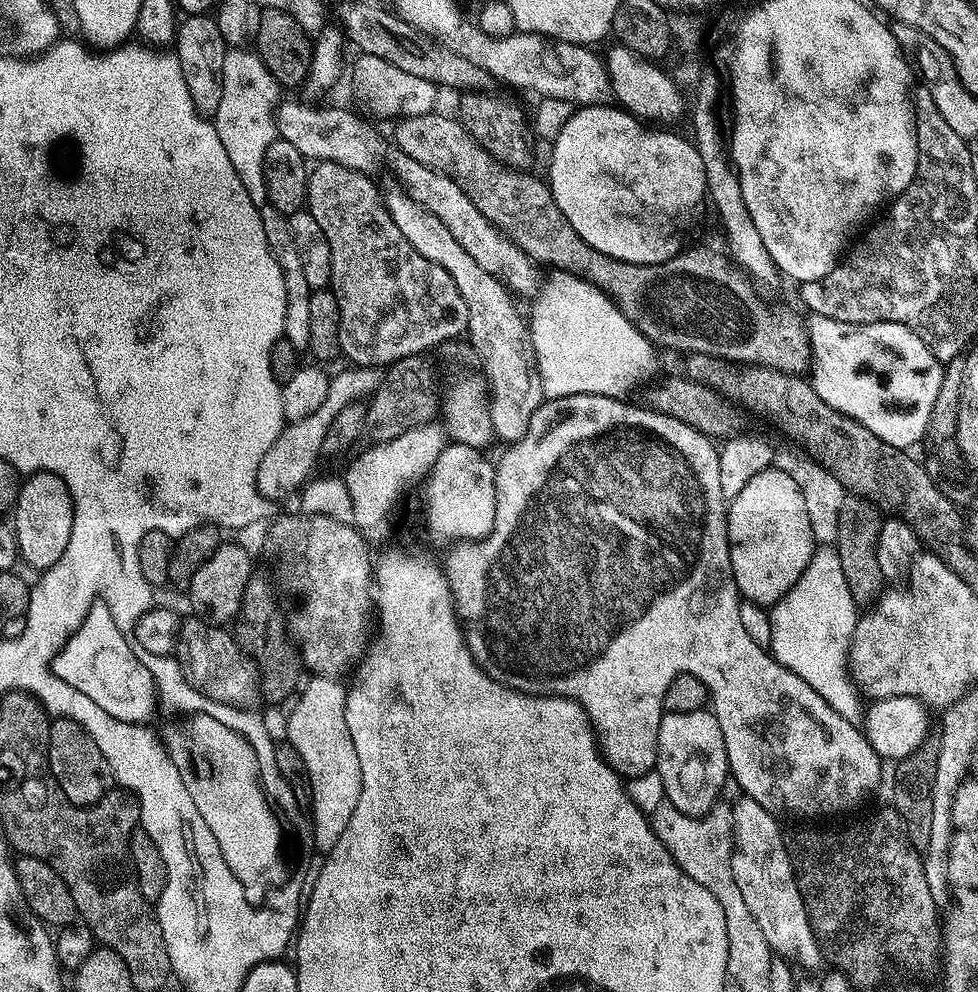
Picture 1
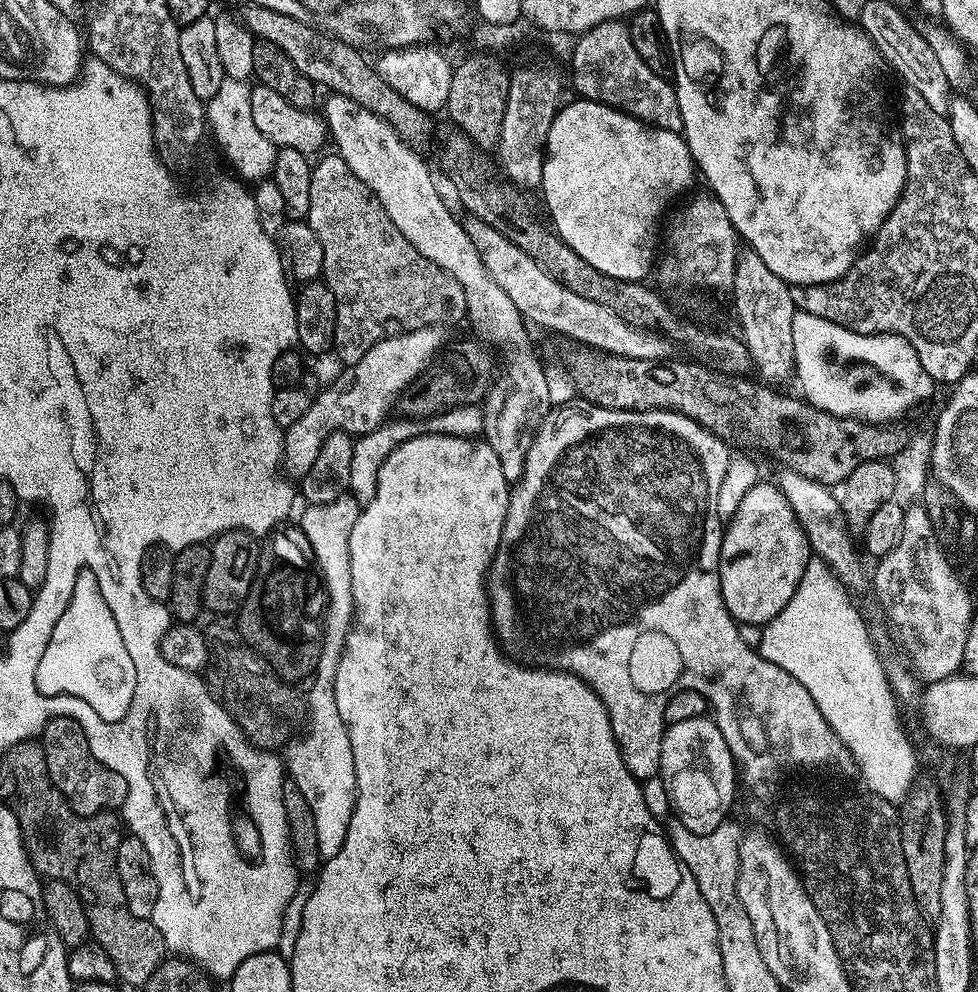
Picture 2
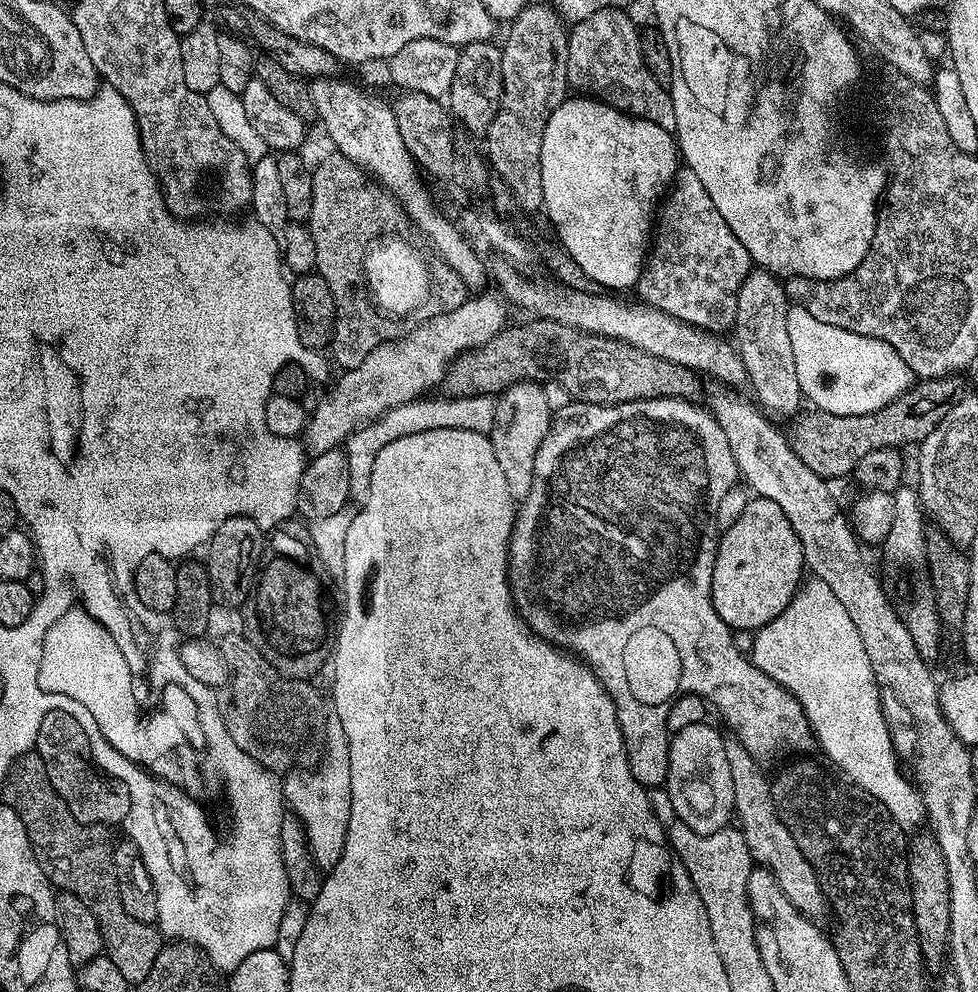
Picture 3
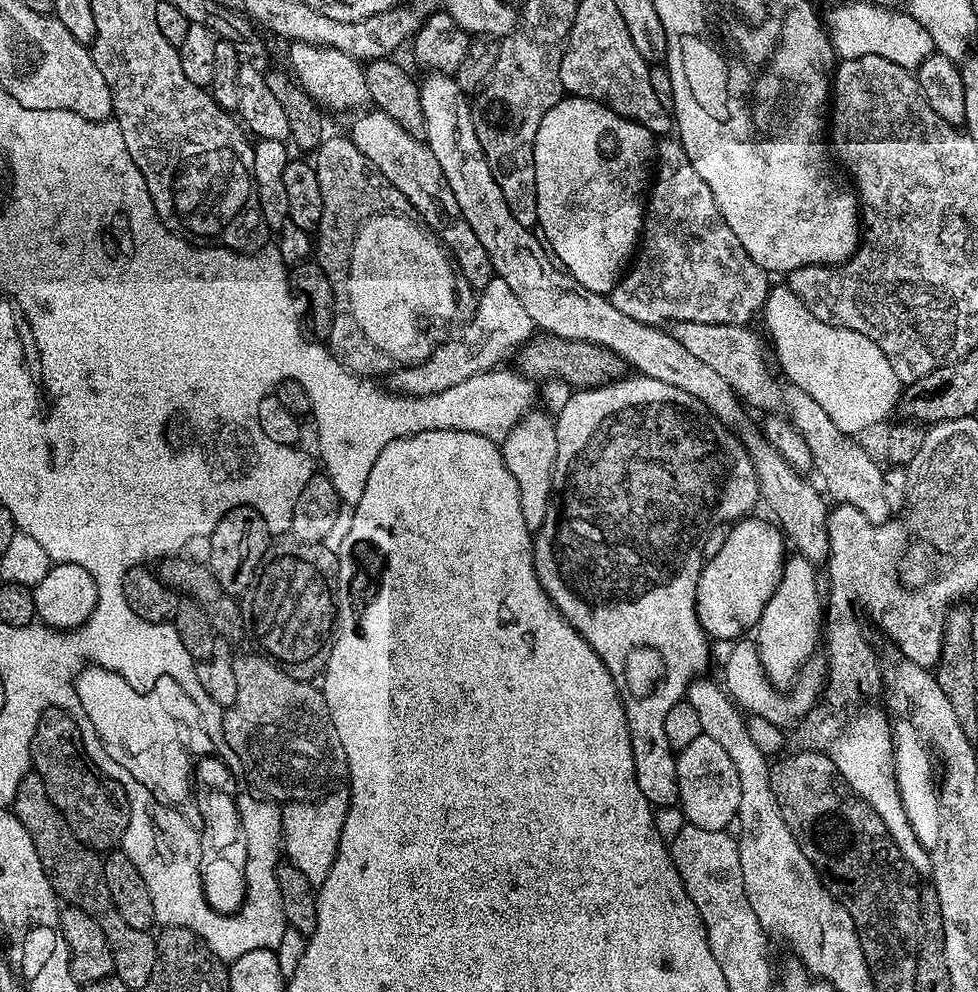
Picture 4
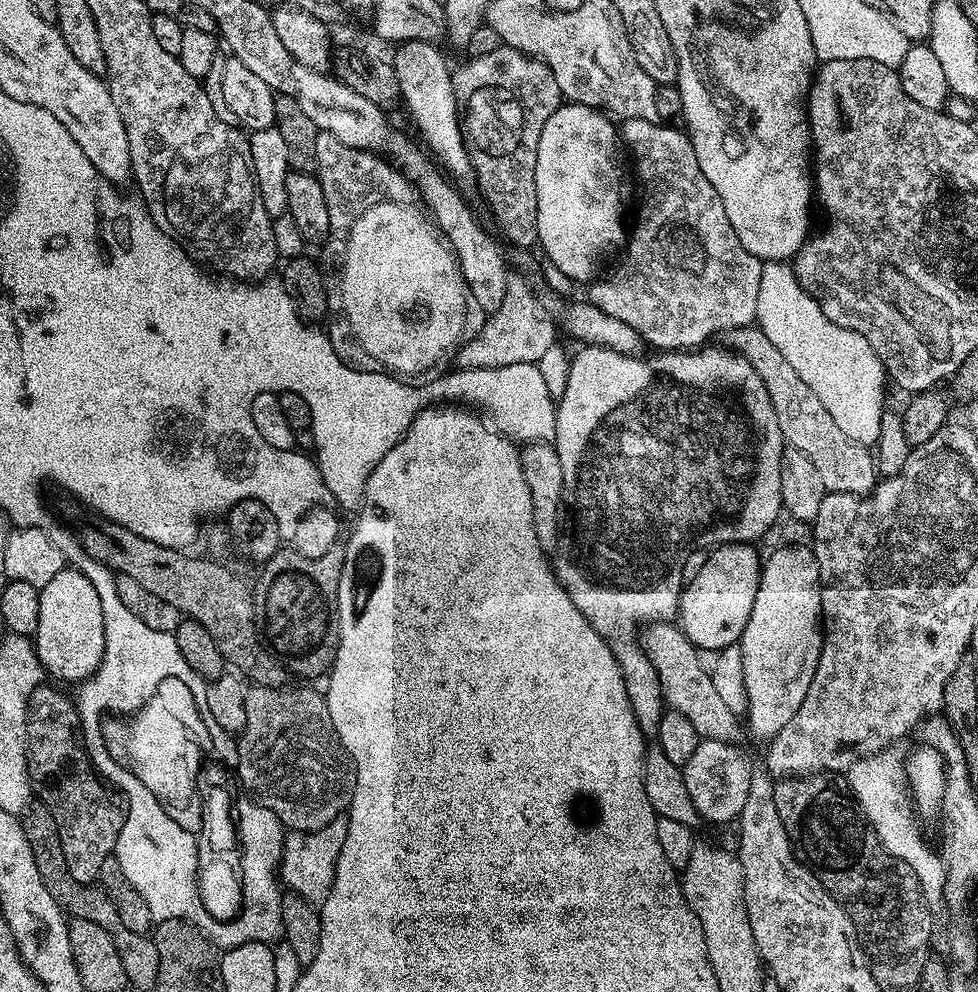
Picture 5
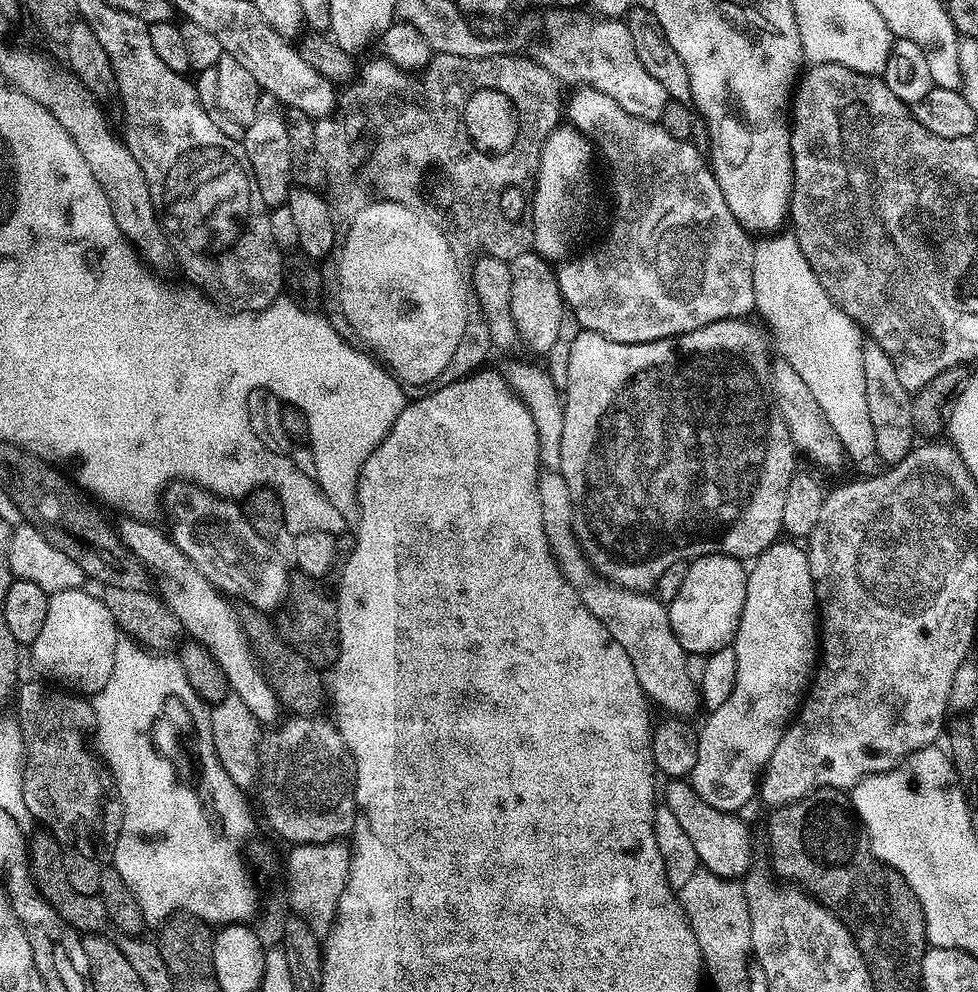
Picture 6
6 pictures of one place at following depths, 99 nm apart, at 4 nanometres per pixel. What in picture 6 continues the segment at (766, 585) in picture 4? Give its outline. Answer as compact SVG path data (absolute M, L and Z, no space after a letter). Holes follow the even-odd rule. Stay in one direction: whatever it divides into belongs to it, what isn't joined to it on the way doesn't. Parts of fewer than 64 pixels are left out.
M721 552L695 557L688 566L666 607L670 626L685 652L697 652L700 658L704 658L720 648L729 647L736 639L746 602L748 568L736 557L724 556Z

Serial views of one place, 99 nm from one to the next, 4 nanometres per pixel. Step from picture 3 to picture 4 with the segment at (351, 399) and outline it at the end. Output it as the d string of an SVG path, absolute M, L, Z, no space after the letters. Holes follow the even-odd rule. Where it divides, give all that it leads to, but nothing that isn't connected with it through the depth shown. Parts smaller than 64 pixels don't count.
M493 275L492 281L479 293L476 310L468 321L464 336L438 345L420 363L397 367L391 387L405 396L436 394L458 382L466 382L466 378L474 378L474 374L491 372L493 368L501 367L508 355L509 359L519 352L521 346L534 335L534 325L530 314L526 314L526 306L518 302L514 290L510 290L510 286L502 282L498 275Z

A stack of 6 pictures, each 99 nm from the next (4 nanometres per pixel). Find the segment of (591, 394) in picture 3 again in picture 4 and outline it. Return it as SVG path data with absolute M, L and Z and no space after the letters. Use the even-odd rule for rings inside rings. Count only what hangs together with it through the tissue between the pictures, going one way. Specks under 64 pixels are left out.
M547 334L533 335L515 353L515 371L527 376L533 382L560 382L571 386L573 389L598 388L601 384L611 384L625 375L626 363L618 354L609 348L591 344L585 340L563 340L557 336Z

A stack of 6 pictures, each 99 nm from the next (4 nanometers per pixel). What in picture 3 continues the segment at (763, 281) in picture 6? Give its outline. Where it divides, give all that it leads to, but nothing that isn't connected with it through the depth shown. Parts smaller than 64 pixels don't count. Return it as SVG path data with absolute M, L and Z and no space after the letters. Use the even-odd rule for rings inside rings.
M792 306L788 309L786 330L790 332L790 347L794 350L794 370L798 370L798 382L803 399L819 411L838 416L850 414L870 414L874 410L882 410L894 398L907 392L914 383L912 371L902 362L900 354L886 342L878 338L870 338L862 334L854 334L850 330L842 330L838 326L826 326L826 322L818 322L818 318L810 318L806 310Z

